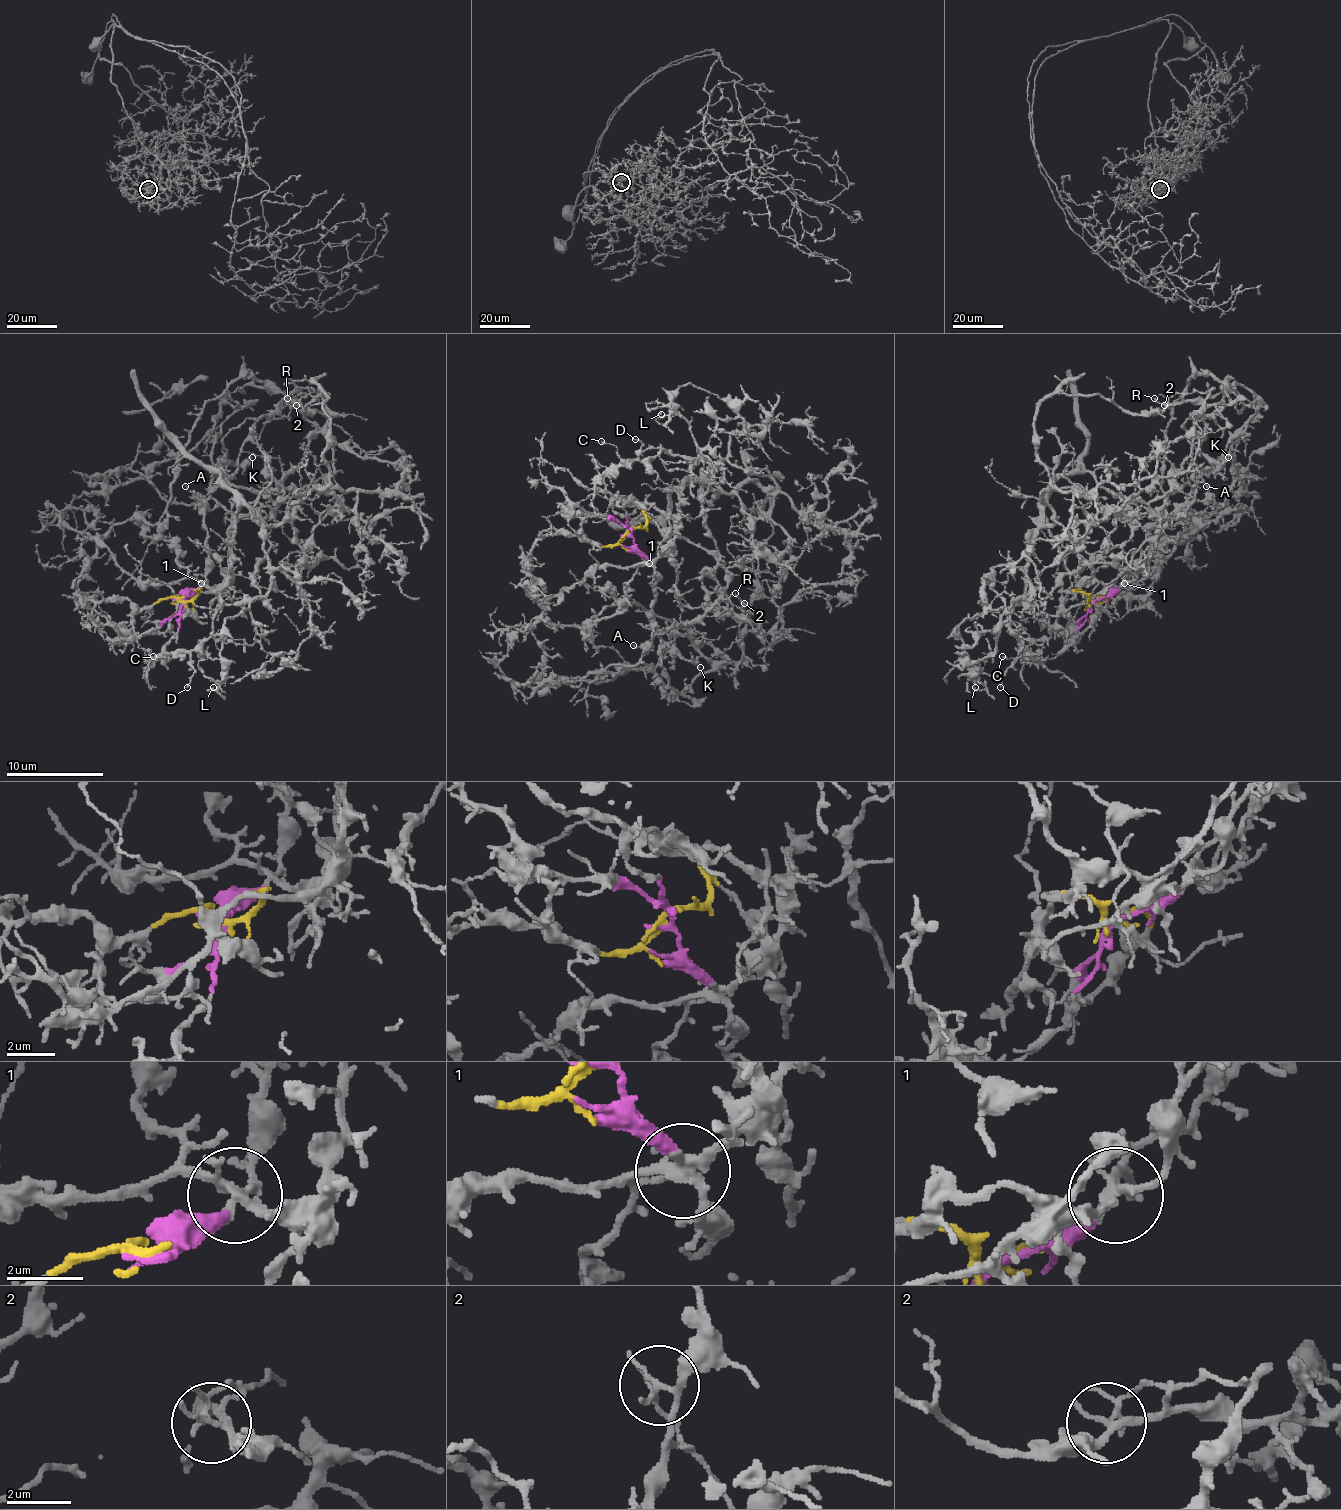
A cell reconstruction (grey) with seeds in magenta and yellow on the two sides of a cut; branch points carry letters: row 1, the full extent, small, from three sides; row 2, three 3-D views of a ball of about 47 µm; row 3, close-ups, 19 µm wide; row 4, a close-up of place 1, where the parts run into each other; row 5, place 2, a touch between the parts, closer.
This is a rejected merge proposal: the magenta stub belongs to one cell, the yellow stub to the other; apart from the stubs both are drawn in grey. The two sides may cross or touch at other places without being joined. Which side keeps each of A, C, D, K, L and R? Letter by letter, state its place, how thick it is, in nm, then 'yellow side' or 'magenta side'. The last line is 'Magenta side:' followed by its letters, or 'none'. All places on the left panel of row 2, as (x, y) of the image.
A: at (185, 486); 110 nm thick; yellow side
C: at (153, 656); 120 nm thick; yellow side
D: at (187, 687); 110 nm thick; yellow side
K: at (252, 457); 140 nm thick; magenta side
L: at (213, 687); 130 nm thick; yellow side
R: at (287, 398); 110 nm thick; yellow side
Magenta side: K

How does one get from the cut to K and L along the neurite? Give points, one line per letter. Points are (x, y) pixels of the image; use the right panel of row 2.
K: (1094, 602), (1137, 575), (1137, 558), (1186, 500), (1203, 427), (1184, 424), (1208, 456), (1220, 463), (1228, 456)
L: (1094, 600), (1064, 592), (1074, 575), (1040, 507), (1025, 588), (960, 627), (964, 663), (986, 688), (974, 688)

